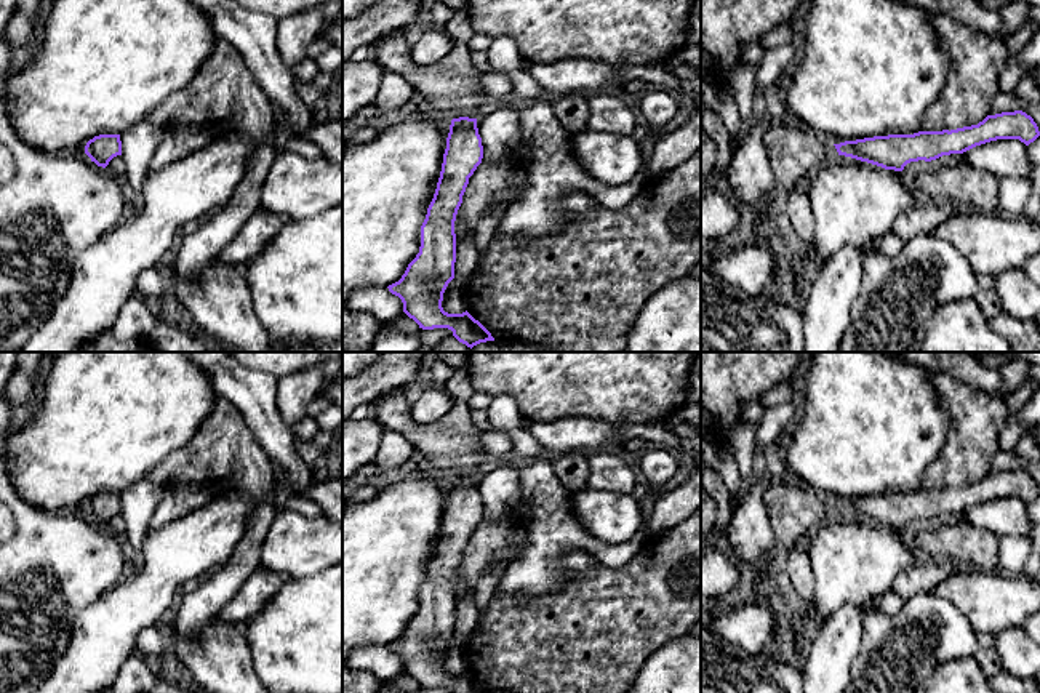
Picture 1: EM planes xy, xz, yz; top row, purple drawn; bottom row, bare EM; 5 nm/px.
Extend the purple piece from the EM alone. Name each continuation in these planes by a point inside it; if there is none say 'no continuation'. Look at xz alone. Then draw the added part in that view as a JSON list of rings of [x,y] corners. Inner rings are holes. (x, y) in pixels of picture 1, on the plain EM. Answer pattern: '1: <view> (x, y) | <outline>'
1: xz (452, 445) | [[[400,389],[387,391],[374,400],[378,419],[386,431],[402,434],[416,456],[430,463],[432,472],[446,479],[477,477],[478,466],[490,458],[480,443],[480,431],[470,419],[467,405],[454,403],[451,411],[430,424],[411,418]]]

